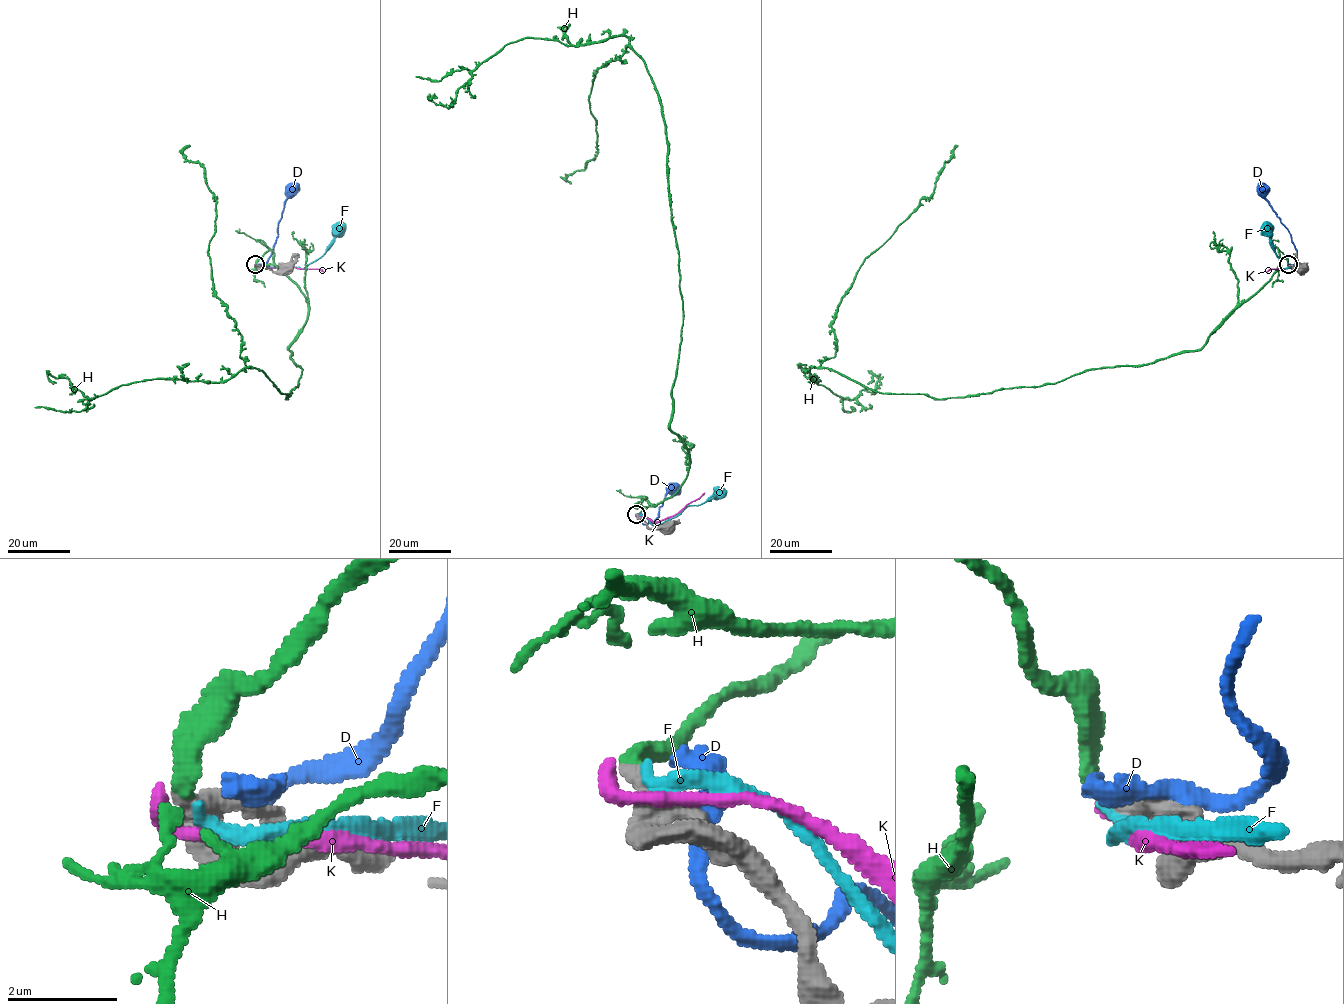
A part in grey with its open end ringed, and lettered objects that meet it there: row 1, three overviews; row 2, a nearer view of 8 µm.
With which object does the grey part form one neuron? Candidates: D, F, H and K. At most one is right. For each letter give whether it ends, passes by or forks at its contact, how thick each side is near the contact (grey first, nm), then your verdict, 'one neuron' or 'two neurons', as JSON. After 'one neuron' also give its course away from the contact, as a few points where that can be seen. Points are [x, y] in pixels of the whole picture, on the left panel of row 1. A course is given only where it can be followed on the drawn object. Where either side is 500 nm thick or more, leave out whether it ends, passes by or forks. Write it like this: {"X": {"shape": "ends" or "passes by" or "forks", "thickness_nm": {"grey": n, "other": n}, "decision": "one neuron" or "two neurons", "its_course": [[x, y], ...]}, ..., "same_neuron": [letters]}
{"D": {"shape": "passes by", "thickness_nm": {"grey": 420, "other": 320}, "decision": "two neurons"}, "F": {"shape": "ends", "thickness_nm": {"grey": 360, "other": 280}, "decision": "two neurons"}, "H": {"shape": "ends", "thickness_nm": {"grey": 400, "other": 280}, "decision": "one neuron", "its_course": [[256, 265], [272, 251], [307, 298], [286, 399], [246, 366], [216, 294], [216, 198], [190, 145]]}, "K": {"shape": "ends", "thickness_nm": {"grey": 380, "other": 360}, "decision": "two neurons"}, "same_neuron": ["H"]}

